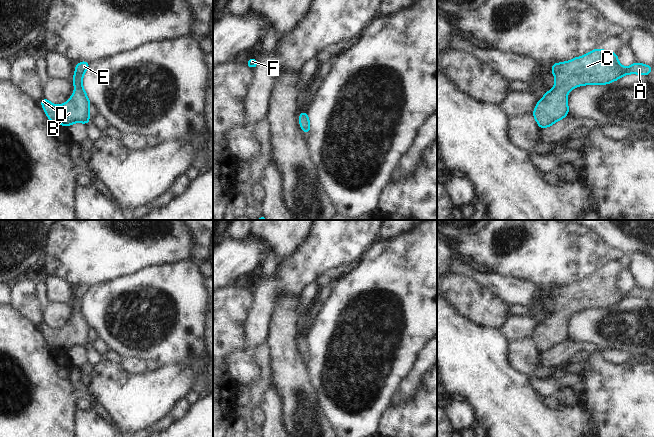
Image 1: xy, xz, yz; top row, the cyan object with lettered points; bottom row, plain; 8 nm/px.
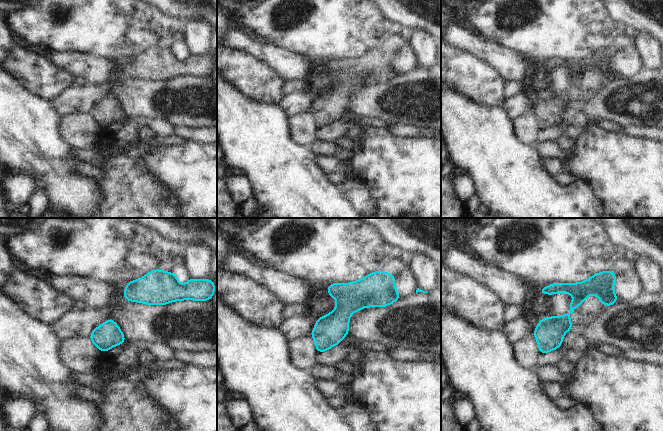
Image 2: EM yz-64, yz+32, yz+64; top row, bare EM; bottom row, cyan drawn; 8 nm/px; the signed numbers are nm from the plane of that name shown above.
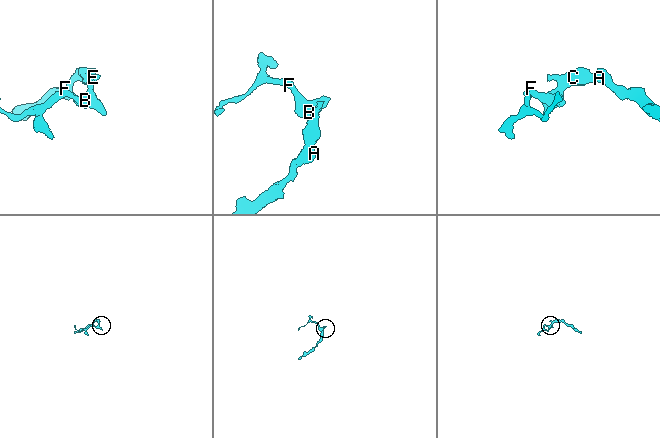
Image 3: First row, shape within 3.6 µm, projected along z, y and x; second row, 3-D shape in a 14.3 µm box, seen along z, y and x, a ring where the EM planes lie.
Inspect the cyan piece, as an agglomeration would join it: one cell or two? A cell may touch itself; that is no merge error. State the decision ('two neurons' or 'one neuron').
one neuron

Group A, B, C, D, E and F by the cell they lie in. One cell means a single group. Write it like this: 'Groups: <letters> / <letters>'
Groups: A B C D E F

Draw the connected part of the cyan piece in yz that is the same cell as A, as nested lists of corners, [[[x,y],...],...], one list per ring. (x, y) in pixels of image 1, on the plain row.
[[[600,272],[568,286],[553,287],[551,297],[555,300],[555,310],[545,316],[531,339],[543,354],[569,339],[566,319],[573,312],[580,309],[606,309],[627,298],[649,300],[653,291],[638,285],[627,292],[622,291],[617,277]]]

